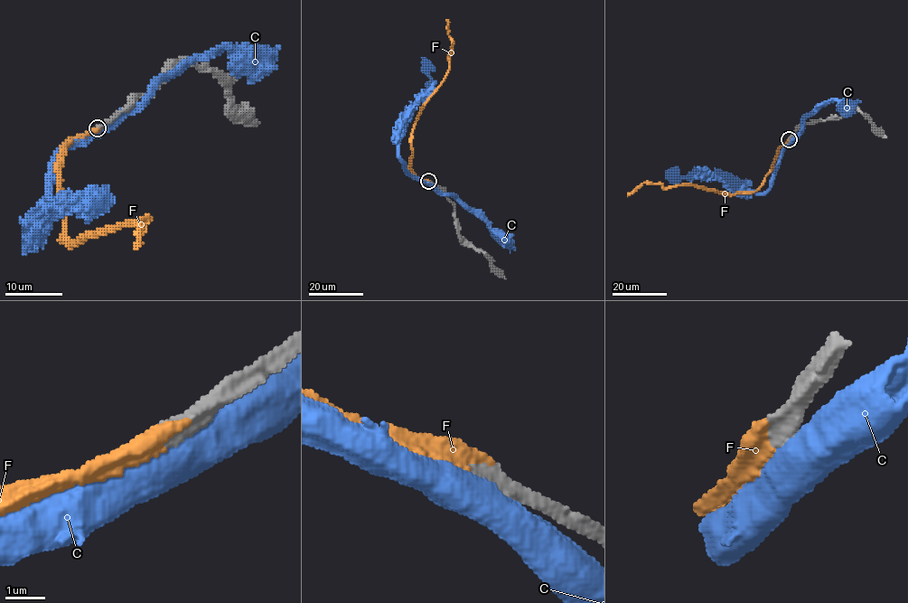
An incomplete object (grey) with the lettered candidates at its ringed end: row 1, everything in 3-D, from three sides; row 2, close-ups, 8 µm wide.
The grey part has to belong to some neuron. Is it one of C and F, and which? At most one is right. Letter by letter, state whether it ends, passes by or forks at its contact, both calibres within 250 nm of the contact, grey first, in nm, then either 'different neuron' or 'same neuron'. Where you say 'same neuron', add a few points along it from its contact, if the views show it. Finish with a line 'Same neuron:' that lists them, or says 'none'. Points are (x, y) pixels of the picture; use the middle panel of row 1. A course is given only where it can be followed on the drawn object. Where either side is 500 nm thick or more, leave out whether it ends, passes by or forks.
C: calibres 550 and 750 nm; different neuron
F: calibres 480 and 550 nm; same neuron; course (428, 181), (418, 178), (410, 169), (412, 128), (423, 104), (443, 80), (448, 69), (452, 40), (446, 19)
Same neuron: F

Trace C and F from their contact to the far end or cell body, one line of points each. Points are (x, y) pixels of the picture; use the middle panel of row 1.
C: (429, 182), (416, 179), (405, 168), (398, 155), (399, 126), (430, 80), (427, 63), (421, 57)
F: (428, 181), (418, 178), (410, 169), (412, 128), (423, 104), (443, 80), (448, 69), (452, 40), (446, 19)

